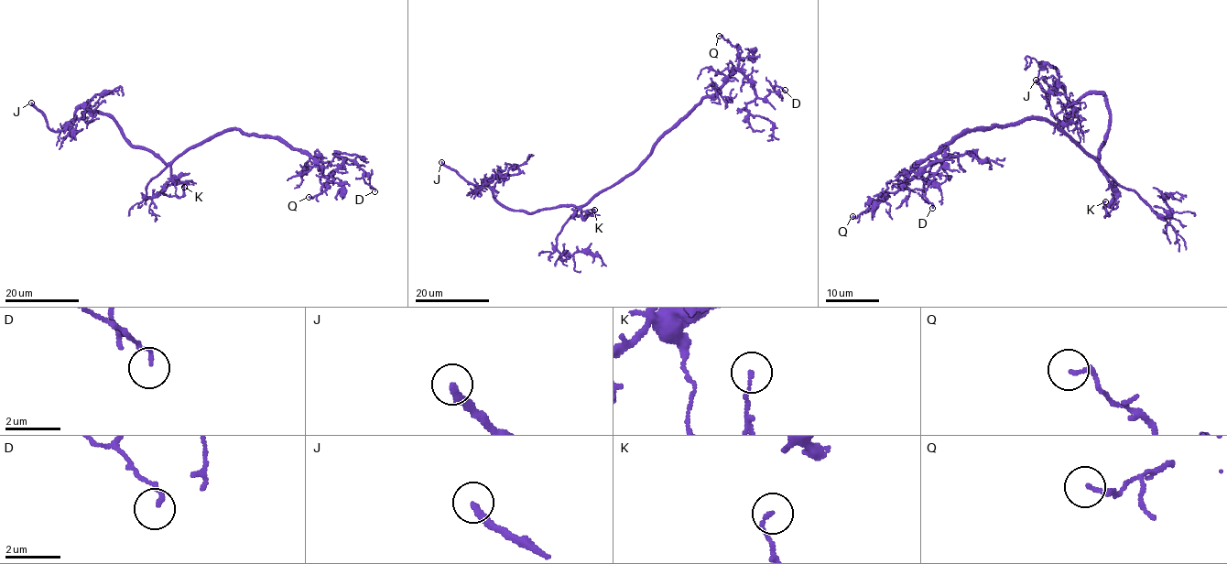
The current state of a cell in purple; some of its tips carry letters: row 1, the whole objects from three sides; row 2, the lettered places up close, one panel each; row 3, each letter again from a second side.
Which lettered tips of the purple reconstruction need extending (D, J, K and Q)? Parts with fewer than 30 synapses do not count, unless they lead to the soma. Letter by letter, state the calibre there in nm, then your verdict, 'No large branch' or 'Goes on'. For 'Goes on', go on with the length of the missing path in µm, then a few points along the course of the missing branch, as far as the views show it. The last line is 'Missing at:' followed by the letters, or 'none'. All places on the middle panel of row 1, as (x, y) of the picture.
D: Thickness 130 nm. No large branch
J: Thickness 280 nm. Goes on. Missing length about 60 µm
K: Thickness 120 nm. No large branch
Q: Thickness 180 nm. No large branch
Missing at: J

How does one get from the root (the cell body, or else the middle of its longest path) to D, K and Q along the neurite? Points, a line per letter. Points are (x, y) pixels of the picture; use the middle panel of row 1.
D: (627, 177), (667, 133), (705, 98), (715, 93), (736, 70), (758, 98), (765, 99), (775, 85), (785, 90)
K: (627, 177), (599, 191), (580, 208), (580, 214), (585, 218), (589, 209), (594, 210)
Q: (627, 177), (667, 133), (705, 98), (715, 93), (737, 67), (738, 48), (719, 36)

